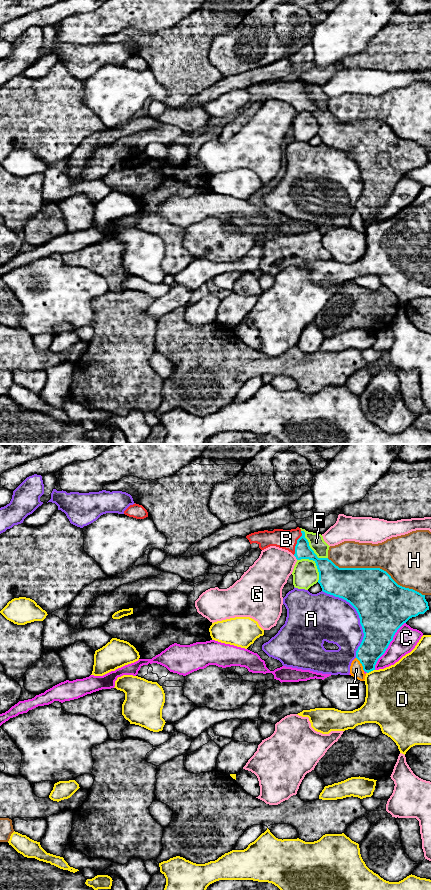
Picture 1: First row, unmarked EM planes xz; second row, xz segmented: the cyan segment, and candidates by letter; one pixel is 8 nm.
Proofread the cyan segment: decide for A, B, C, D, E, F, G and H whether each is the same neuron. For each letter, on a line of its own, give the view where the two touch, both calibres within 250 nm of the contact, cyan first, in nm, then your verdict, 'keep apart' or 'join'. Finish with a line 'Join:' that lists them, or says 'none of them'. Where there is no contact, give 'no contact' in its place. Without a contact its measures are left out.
A: xz | 420/360 nm | keep apart
B: xz | 130/160 nm | join
C: xz | 360/190 nm | keep apart
D: xz | 200/420 nm | keep apart
E: xz | 220/110 nm | keep apart
F: xz | 160/130 nm | keep apart
G: xz | 130/300 nm | keep apart
H: xz | 400/380 nm | keep apart
Join: B

